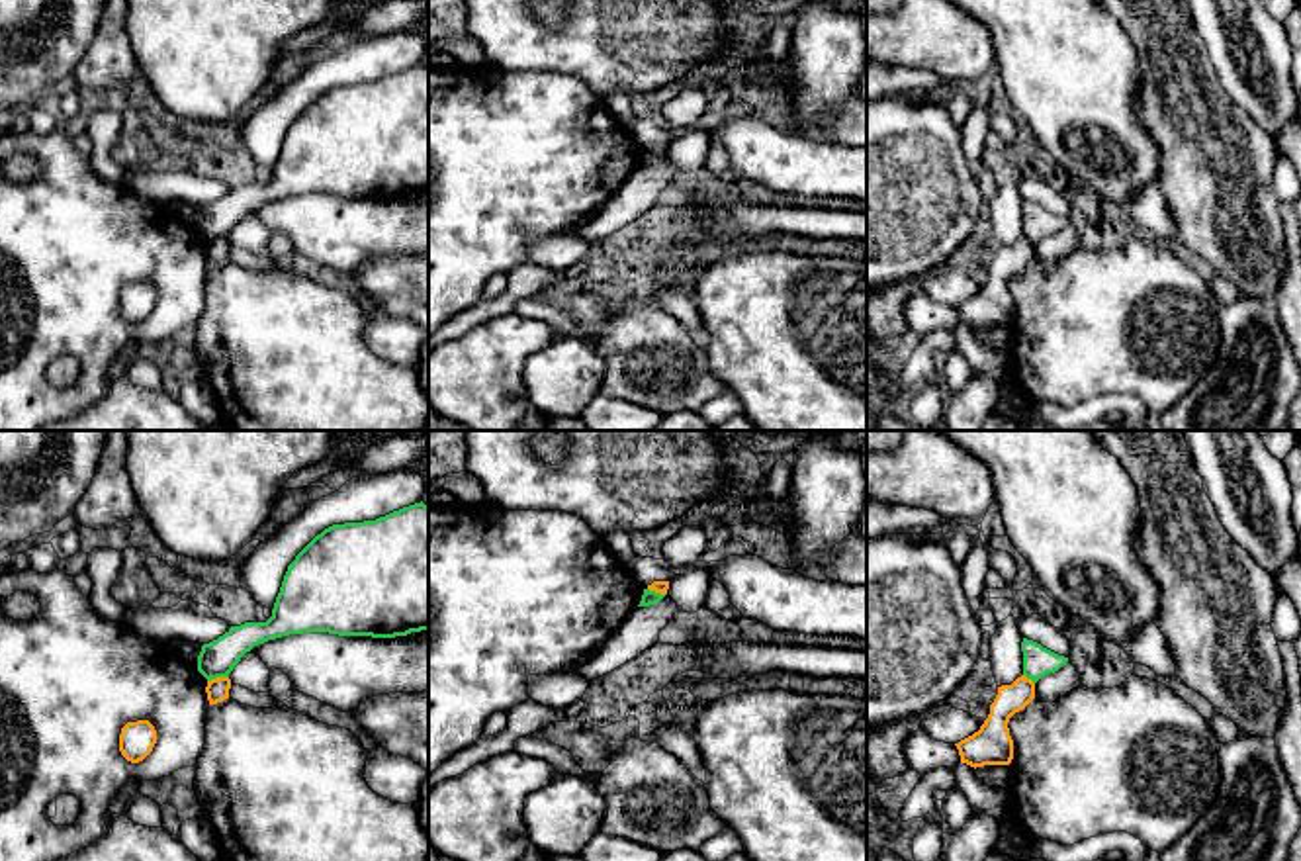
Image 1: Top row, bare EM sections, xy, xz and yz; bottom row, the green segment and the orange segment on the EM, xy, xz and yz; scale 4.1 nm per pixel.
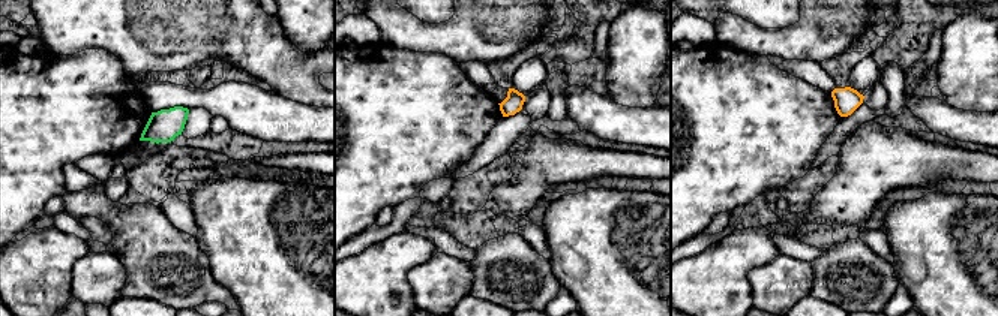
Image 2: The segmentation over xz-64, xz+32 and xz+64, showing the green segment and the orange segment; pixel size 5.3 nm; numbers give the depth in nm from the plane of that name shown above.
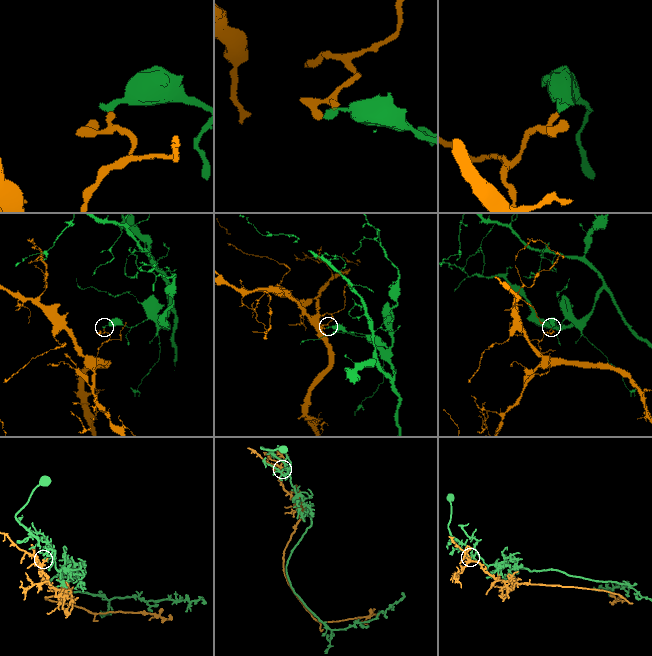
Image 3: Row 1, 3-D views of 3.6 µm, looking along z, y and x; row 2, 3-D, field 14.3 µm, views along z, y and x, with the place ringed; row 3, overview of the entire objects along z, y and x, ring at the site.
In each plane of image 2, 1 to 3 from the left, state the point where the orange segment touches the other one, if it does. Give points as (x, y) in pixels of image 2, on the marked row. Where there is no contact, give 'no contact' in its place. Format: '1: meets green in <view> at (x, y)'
1: no contact
2: no contact
3: no contact

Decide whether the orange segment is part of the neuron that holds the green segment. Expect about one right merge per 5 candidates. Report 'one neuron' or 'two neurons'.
two neurons

